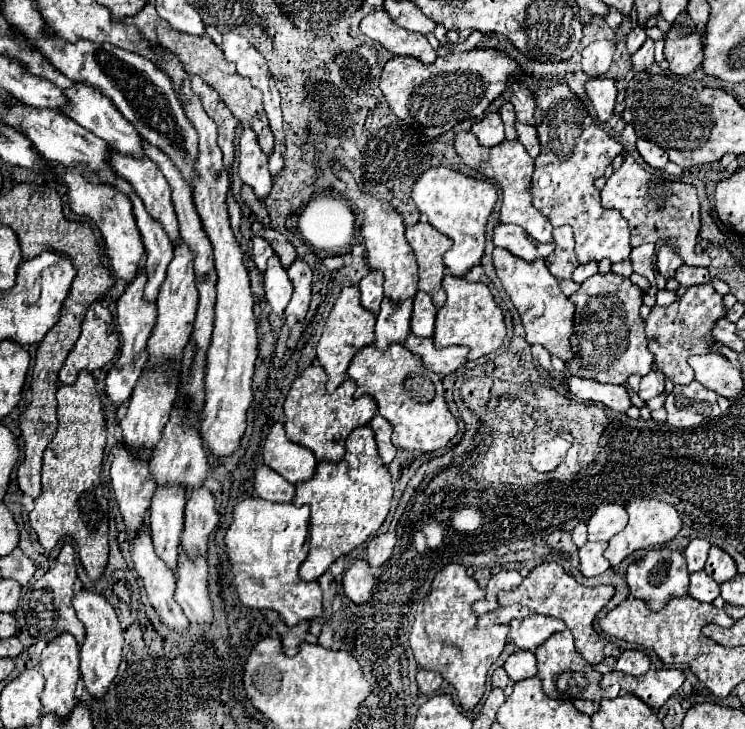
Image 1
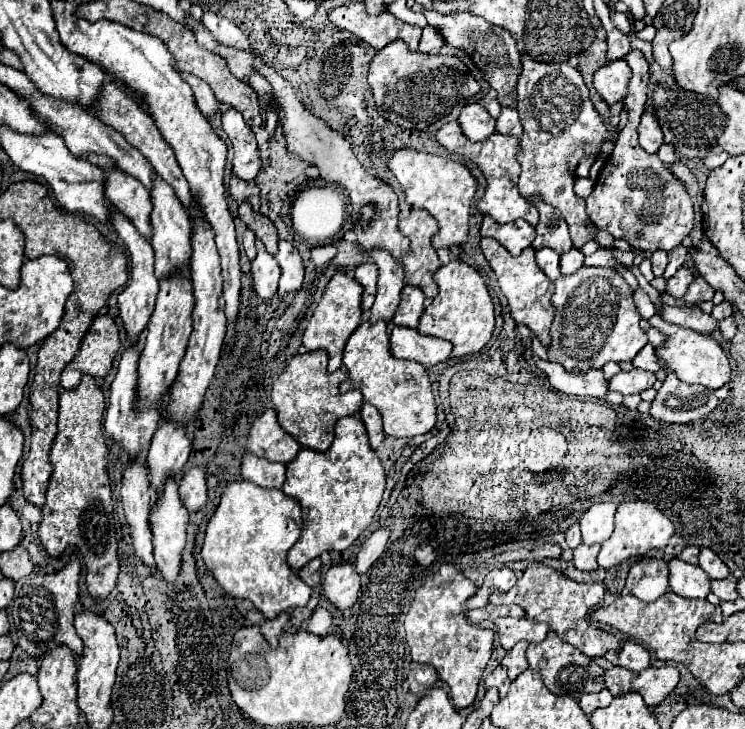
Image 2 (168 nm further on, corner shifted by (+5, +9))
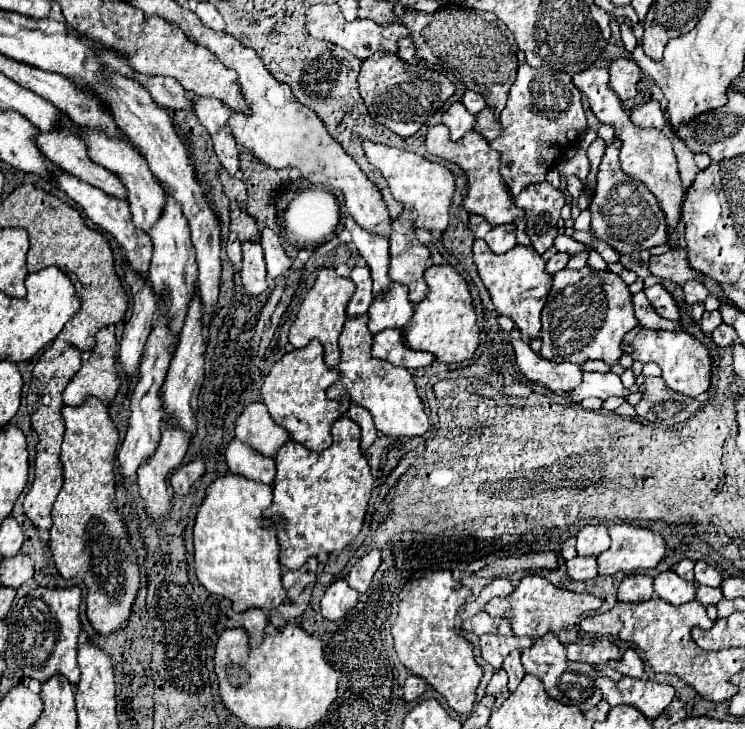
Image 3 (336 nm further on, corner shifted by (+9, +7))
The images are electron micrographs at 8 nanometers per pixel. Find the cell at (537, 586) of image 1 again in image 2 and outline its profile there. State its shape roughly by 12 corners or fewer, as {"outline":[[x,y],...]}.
{"outline":[[532,562],[506,594],[590,658],[620,648],[590,628],[604,584]]}

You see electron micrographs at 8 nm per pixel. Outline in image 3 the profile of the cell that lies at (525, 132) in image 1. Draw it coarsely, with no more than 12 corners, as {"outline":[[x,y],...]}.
{"outline":[[484,108],[474,126],[484,138],[502,134],[500,118],[494,108]]}

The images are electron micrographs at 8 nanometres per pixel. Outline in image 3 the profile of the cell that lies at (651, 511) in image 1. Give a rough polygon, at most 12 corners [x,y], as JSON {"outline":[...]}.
{"outline":[[628,522],[608,530],[600,574],[656,568],[662,534]]}

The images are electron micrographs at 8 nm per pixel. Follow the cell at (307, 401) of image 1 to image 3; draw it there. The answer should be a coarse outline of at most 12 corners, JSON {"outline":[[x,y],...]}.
{"outline":[[312,340],[272,366],[260,392],[272,420],[312,452],[332,444],[332,422],[378,438],[370,412],[326,398],[340,378]]}

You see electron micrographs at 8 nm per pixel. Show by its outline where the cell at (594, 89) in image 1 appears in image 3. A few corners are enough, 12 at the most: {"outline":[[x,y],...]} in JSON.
{"outline":[[618,58],[610,64],[608,86],[620,100],[638,94],[640,68]]}

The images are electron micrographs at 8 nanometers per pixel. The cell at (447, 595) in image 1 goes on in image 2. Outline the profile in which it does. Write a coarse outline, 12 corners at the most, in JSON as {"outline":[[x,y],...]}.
{"outline":[[452,564],[416,590],[412,660],[456,708],[474,702],[494,632],[466,622],[474,582]]}

